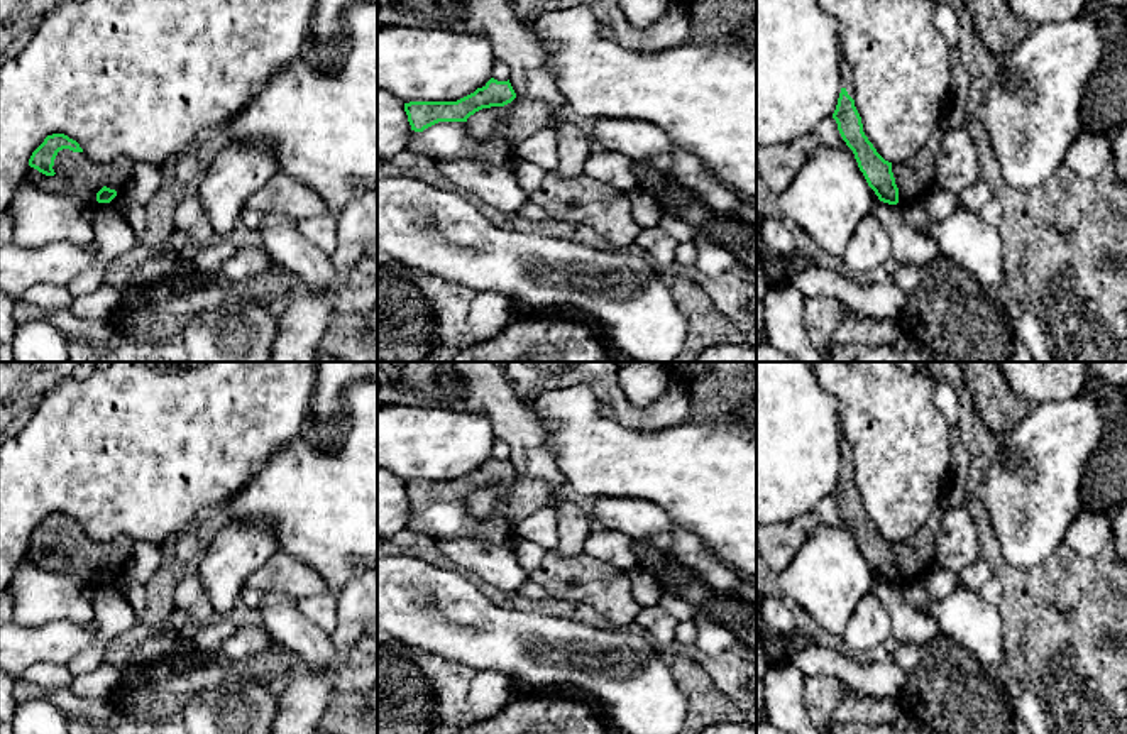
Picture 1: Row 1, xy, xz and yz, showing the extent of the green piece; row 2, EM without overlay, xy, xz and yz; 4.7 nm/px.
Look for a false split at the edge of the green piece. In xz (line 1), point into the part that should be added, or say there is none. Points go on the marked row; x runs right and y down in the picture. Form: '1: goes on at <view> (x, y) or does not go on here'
1: goes on at xz (445, 141)

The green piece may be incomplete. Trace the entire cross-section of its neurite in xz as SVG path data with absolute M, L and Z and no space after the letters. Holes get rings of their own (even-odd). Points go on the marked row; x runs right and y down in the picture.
M491 78L482 88L457 101L410 101L404 112L411 125L408 149L423 162L474 159L494 166L509 164L513 151L501 129L486 142L474 140L467 132L467 118L482 108L501 107L506 120L508 103L516 93L508 81Z

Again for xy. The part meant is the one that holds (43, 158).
M52 134L32 152L27 179L47 193L73 196L91 210L113 208L125 193L134 164L129 157L95 162L76 140Z

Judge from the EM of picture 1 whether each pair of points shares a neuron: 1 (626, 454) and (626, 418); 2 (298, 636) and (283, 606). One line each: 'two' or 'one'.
1: two
2: one

